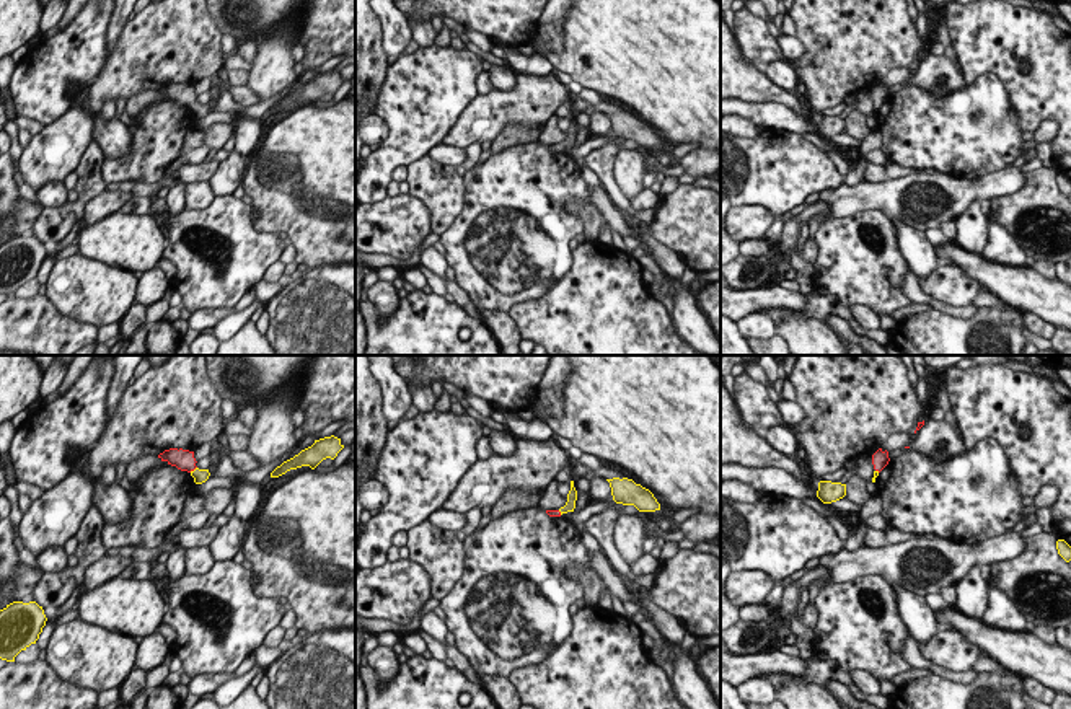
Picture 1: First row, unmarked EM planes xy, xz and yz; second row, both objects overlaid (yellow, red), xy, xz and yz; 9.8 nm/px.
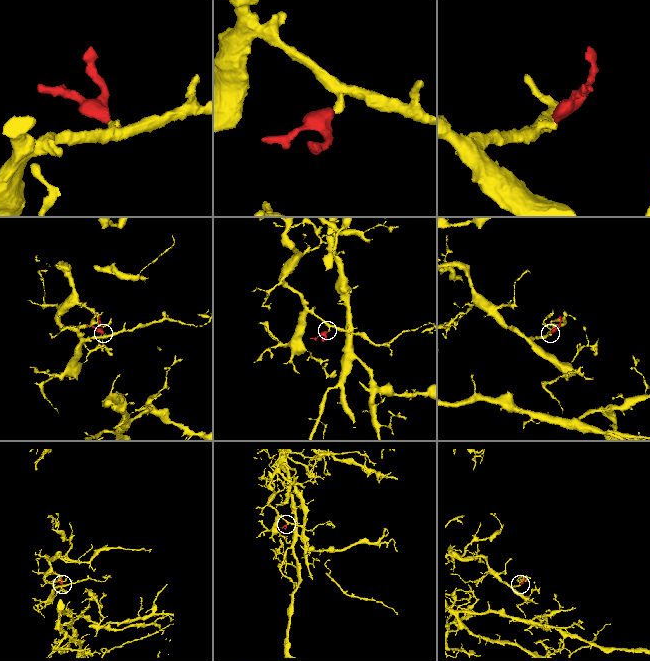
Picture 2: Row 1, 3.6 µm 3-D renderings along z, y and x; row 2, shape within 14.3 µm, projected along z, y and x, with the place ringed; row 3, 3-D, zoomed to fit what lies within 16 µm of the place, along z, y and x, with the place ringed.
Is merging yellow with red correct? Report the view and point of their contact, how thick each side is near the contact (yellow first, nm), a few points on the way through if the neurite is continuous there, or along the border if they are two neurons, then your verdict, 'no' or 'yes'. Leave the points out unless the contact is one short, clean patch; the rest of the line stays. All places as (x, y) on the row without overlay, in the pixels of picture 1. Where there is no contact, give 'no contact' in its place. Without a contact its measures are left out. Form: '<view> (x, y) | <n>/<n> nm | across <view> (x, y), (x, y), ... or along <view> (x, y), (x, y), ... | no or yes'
xy (194, 105) | 130/200 nm | across xy (199, 111), (194, 105), (183, 95) | yes

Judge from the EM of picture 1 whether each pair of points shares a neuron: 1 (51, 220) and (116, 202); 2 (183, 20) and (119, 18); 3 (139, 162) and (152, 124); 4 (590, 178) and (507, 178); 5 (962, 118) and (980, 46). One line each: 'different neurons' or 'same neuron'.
1: different neurons
2: different neurons
3: same neuron
4: different neurons
5: different neurons

